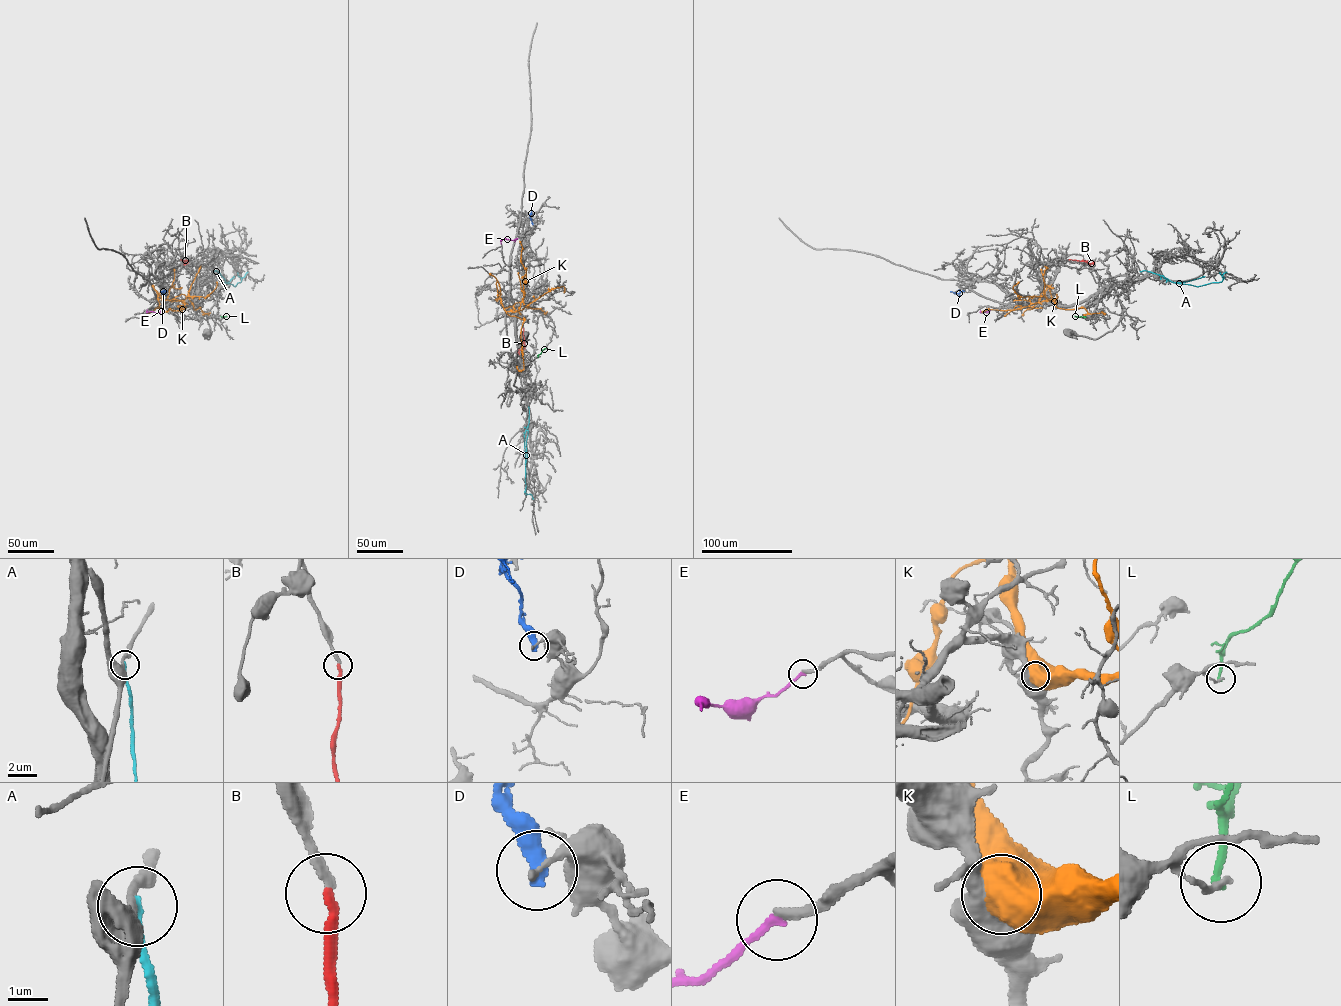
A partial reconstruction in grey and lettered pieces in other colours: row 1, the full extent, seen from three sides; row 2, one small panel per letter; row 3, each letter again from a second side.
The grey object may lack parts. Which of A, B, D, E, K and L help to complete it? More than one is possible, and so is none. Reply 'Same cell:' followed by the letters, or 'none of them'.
Same cell: B

